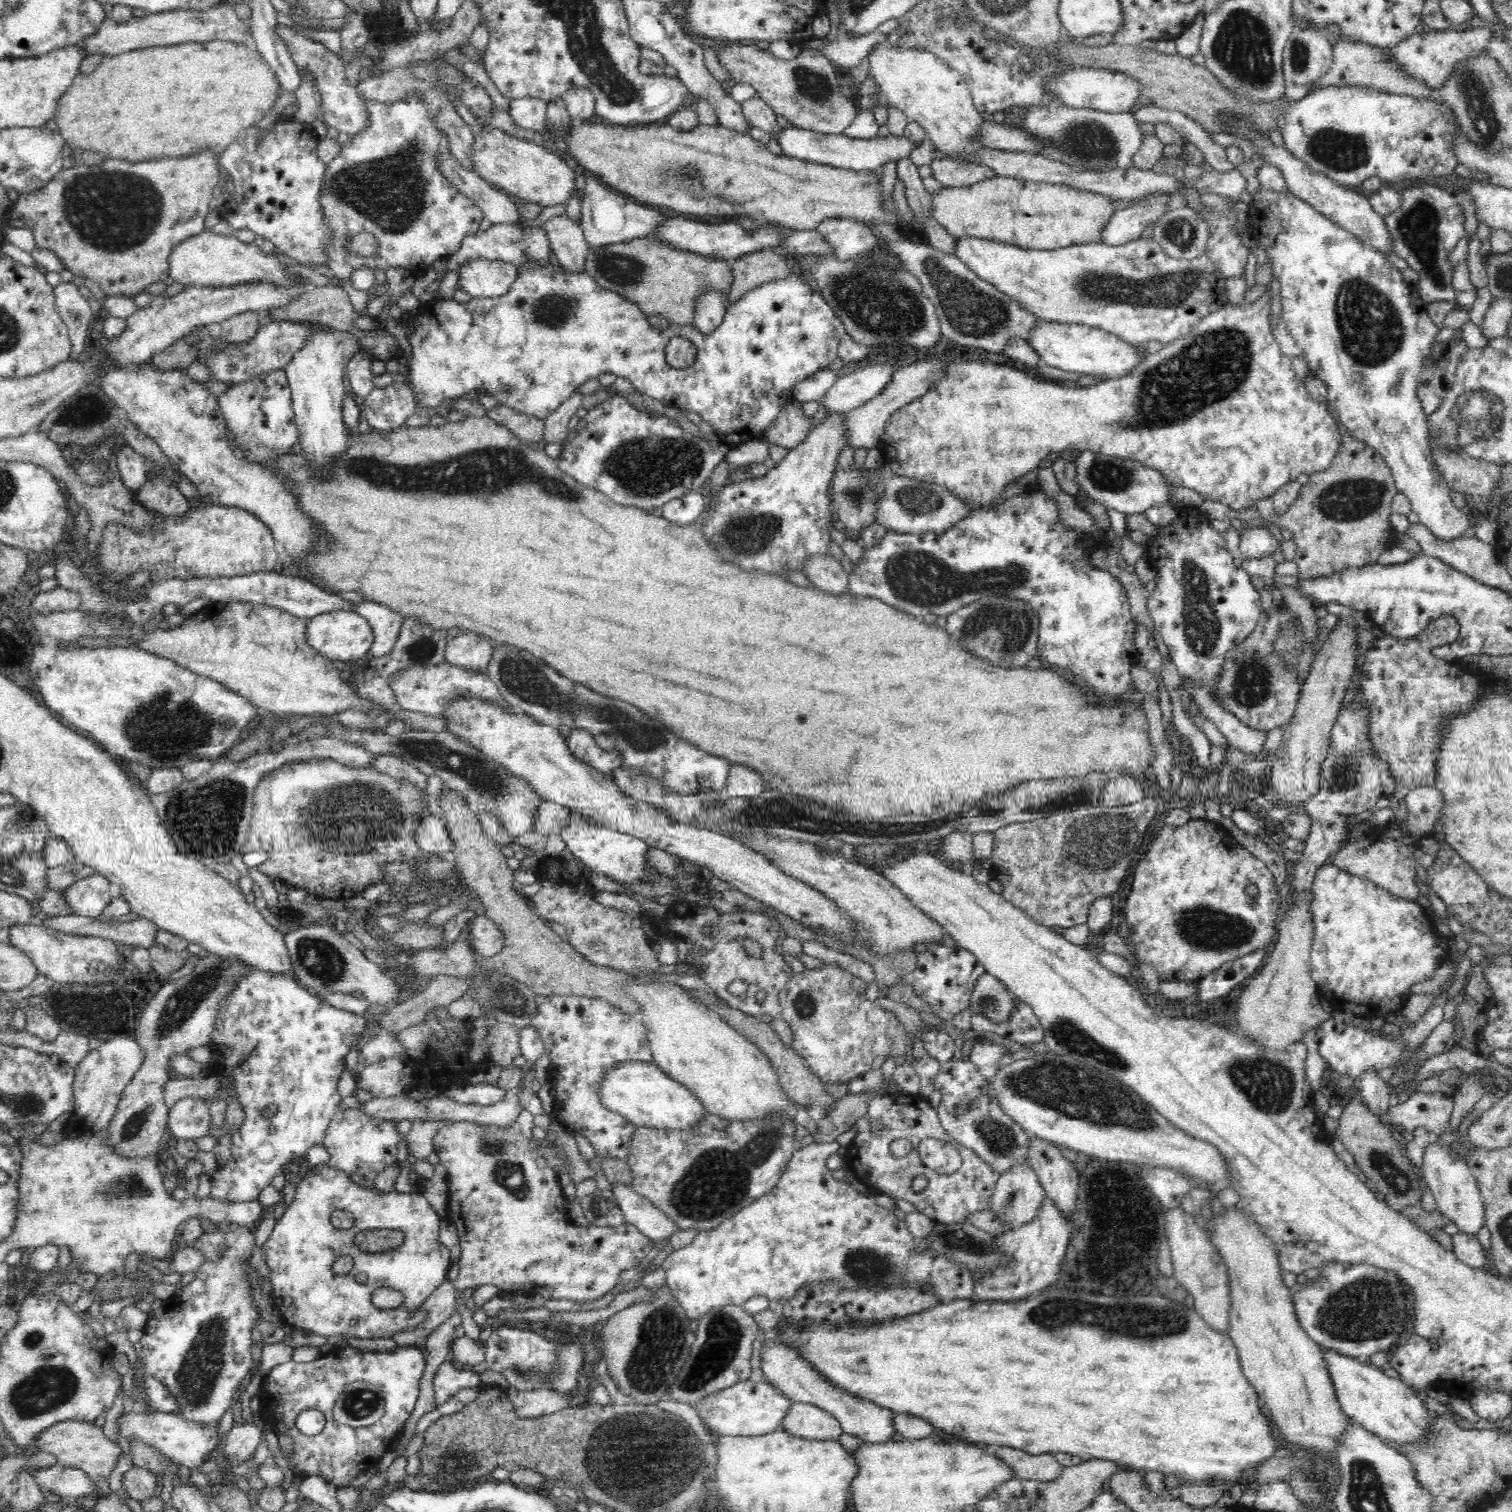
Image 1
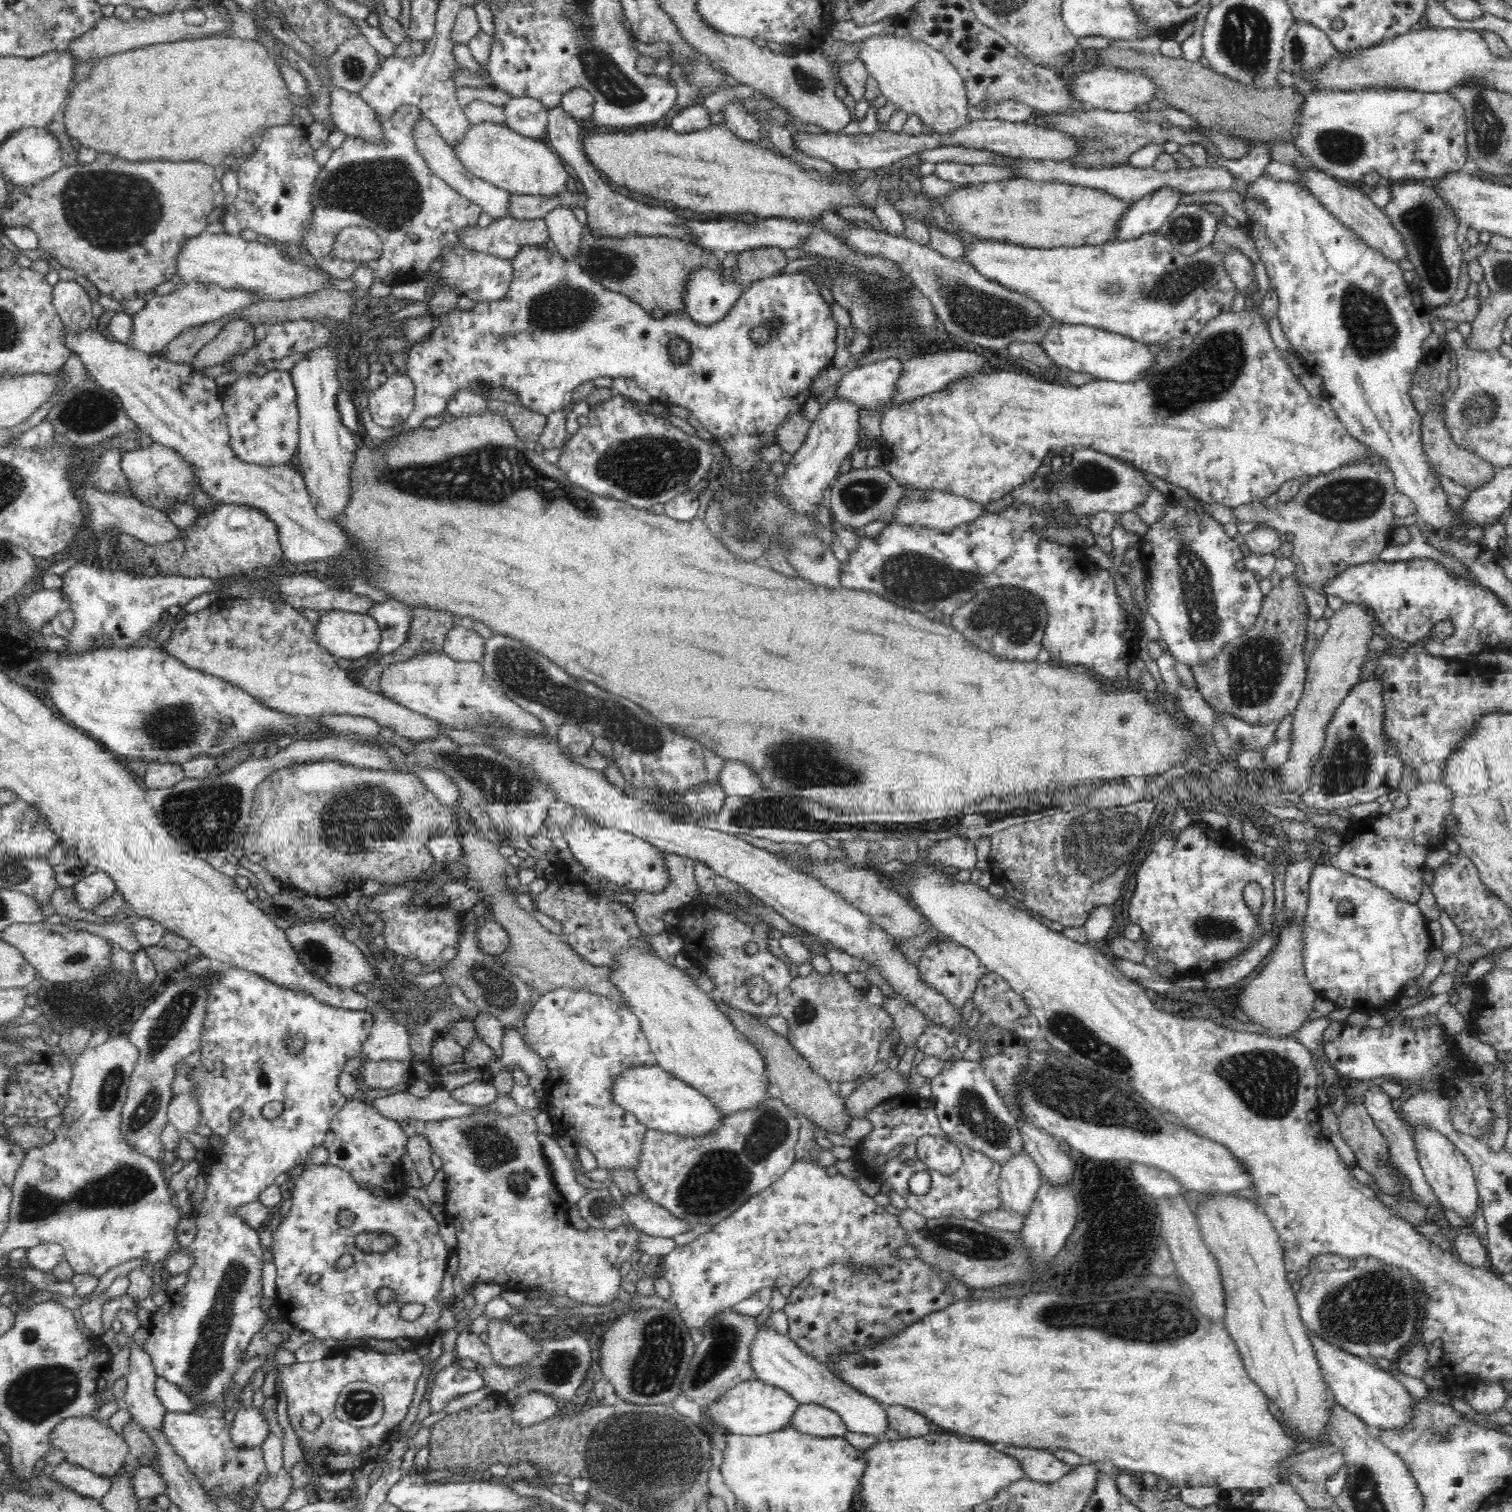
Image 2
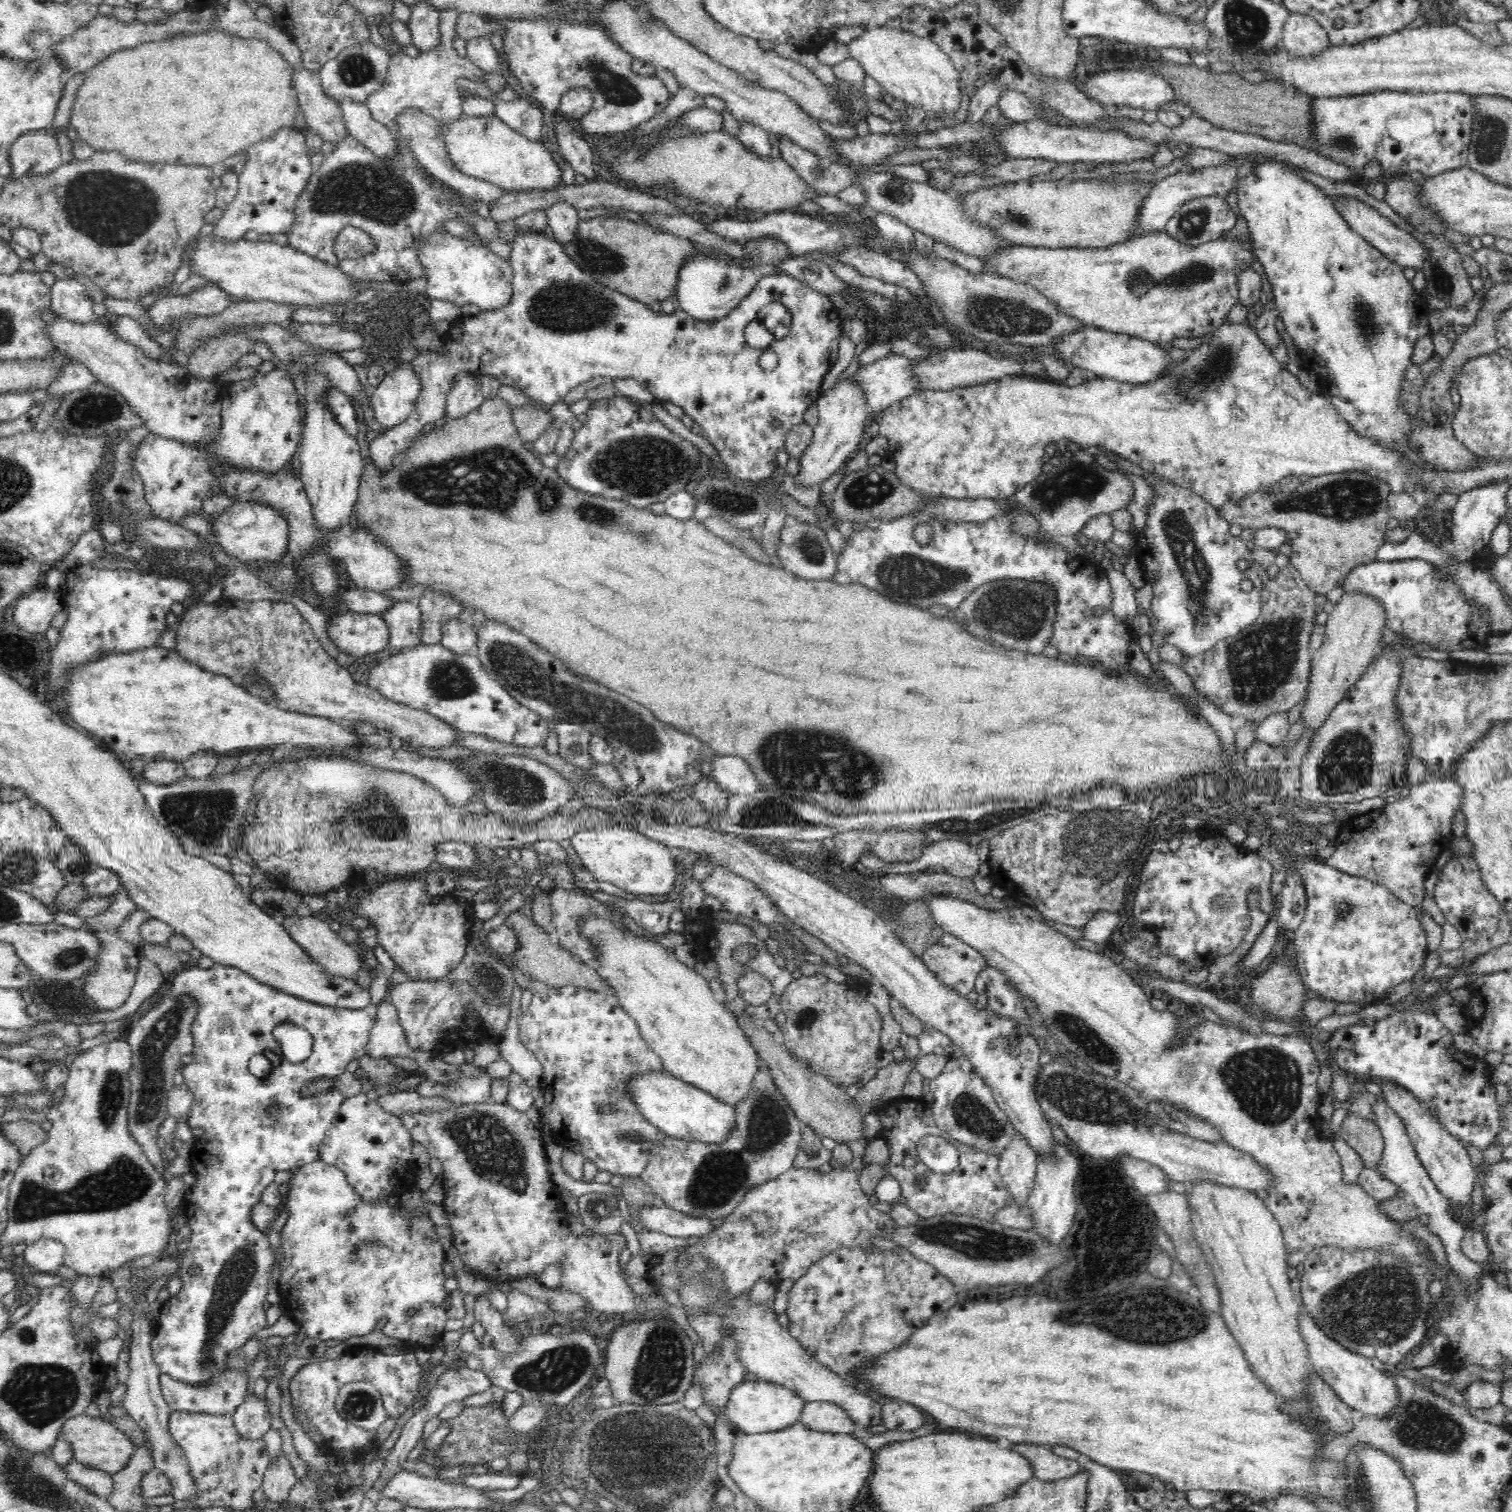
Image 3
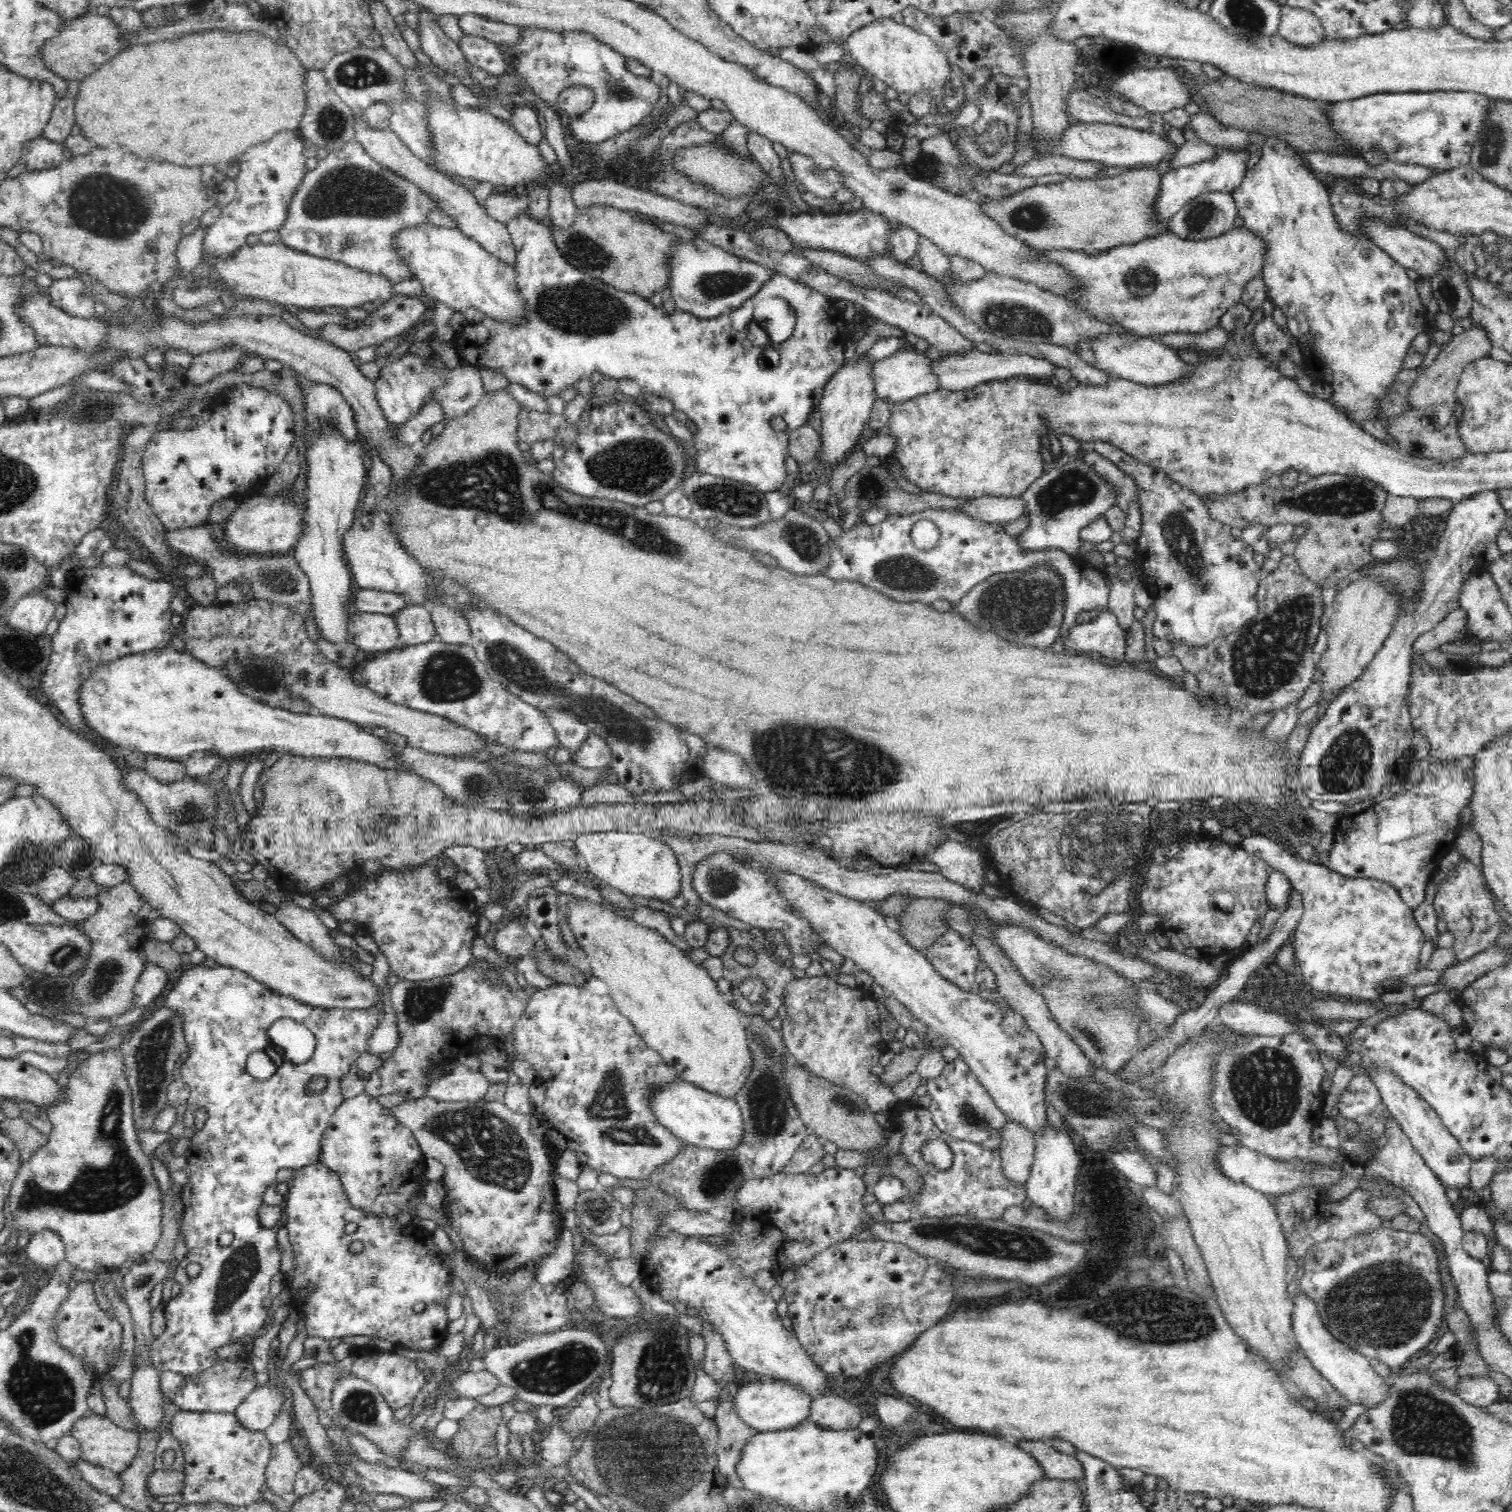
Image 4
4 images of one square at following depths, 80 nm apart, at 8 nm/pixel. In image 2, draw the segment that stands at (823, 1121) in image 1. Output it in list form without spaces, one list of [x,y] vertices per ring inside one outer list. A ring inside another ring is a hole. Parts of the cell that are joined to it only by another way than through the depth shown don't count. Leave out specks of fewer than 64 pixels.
[[[888,1067],[853,1090],[847,1098],[848,1113],[853,1119],[864,1119],[880,1103],[906,1090],[906,1078],[902,1076],[902,1071]]]

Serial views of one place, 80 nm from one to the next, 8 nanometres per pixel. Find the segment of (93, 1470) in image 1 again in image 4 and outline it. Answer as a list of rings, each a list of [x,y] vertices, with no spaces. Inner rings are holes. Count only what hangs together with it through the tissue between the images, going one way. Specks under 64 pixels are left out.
[[[94,1414],[80,1418],[75,1426],[72,1426],[71,1434],[82,1445],[82,1456],[80,1458],[86,1459],[92,1464],[114,1470],[117,1473],[124,1472],[135,1461],[136,1454],[140,1450],[141,1433],[138,1430],[118,1426],[106,1415]]]

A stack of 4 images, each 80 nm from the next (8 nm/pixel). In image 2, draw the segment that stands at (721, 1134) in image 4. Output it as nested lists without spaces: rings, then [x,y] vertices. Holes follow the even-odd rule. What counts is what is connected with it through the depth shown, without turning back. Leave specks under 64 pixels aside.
[[[657,1064],[654,1066],[640,1066],[638,1069],[626,1070],[614,1084],[612,1088],[614,1099],[625,1110],[630,1110],[648,1129],[667,1134],[678,1134],[682,1137],[703,1138],[714,1135],[719,1132],[728,1116],[712,1103],[708,1095],[692,1088],[689,1084],[678,1080],[667,1070],[660,1068]]]

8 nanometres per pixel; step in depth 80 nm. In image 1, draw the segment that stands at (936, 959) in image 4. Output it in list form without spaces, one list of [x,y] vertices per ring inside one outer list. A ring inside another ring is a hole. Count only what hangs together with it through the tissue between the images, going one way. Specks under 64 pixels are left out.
[[[932,944],[928,945],[925,952],[918,954],[912,986],[914,992],[929,1004],[936,1016],[942,1020],[952,1020],[956,1014],[970,1007],[976,982],[984,973],[985,966],[969,950]]]

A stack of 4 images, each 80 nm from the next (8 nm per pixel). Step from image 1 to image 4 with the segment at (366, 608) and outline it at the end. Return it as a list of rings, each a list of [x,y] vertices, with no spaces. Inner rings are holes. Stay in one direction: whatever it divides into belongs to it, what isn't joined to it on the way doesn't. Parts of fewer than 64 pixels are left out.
[[[411,603],[394,616],[399,624],[402,646],[424,644],[438,638],[428,605]]]

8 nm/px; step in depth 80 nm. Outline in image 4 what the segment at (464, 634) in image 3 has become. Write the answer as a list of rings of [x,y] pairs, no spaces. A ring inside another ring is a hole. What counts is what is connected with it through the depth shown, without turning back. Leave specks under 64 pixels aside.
[[[431,604],[429,607],[439,639],[447,643],[468,643],[469,624],[458,608],[446,604]]]

